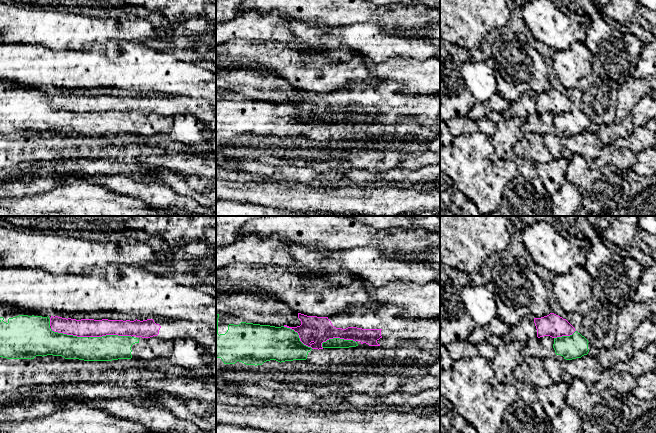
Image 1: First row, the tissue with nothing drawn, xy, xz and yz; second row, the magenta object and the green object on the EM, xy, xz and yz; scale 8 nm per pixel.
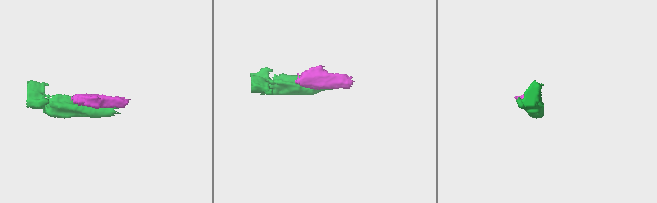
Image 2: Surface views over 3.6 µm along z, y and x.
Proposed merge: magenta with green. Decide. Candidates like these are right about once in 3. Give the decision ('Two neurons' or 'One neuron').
Two neurons

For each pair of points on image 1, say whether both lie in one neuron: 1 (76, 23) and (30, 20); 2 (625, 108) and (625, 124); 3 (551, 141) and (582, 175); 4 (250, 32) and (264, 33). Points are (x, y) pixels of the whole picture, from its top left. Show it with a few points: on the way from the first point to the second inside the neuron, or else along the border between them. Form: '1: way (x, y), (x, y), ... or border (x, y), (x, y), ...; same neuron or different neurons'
1: way (65, 23), (41, 23); same neuron
2: border (624, 118), (615, 122); different neurons
3: border (568, 159), (573, 154), (579, 154), (586, 161); different neurons
4: way (253, 32), (261, 32); same neuron

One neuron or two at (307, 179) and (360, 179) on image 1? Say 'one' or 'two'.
one

